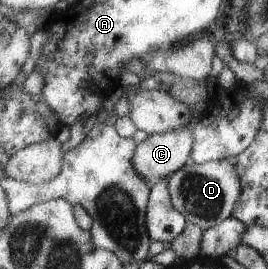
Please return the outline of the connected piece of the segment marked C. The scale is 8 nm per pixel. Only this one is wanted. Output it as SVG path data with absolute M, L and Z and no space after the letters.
M194 123L168 134L149 134L136 148L136 171L153 188L186 165L194 145Z

